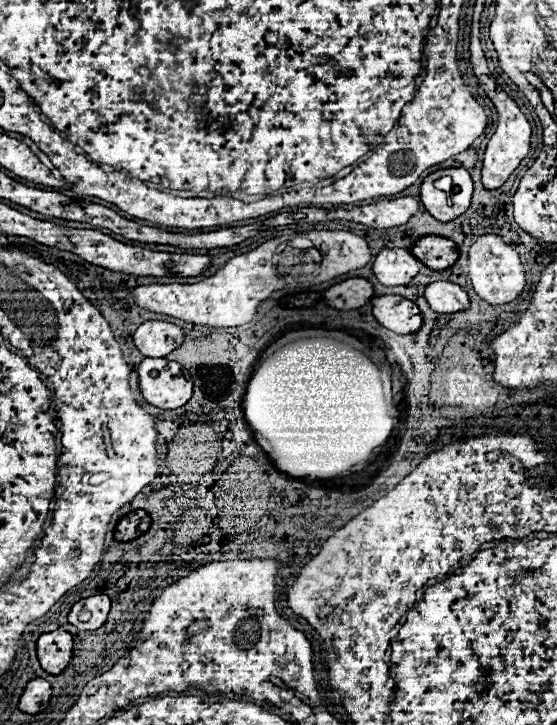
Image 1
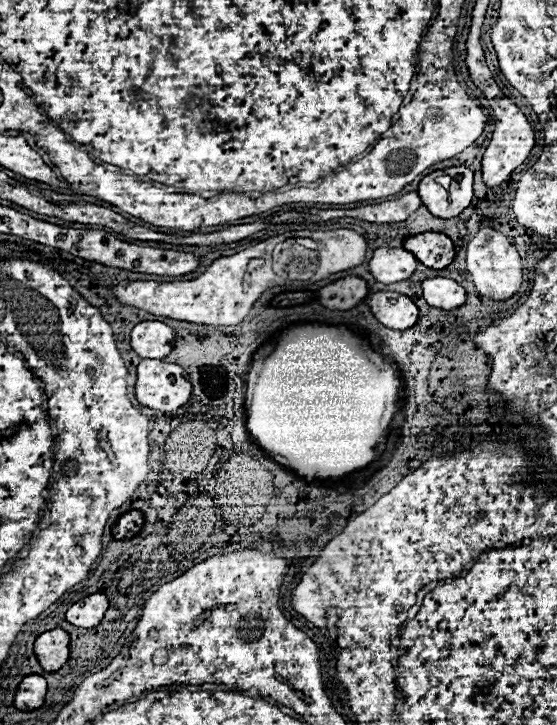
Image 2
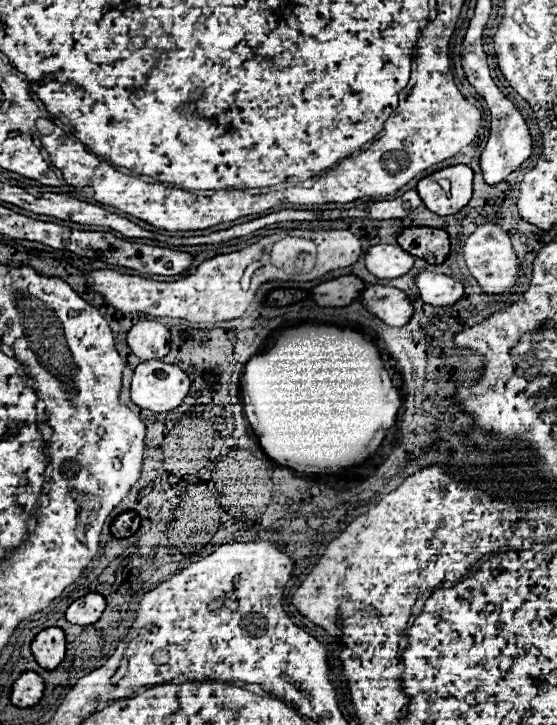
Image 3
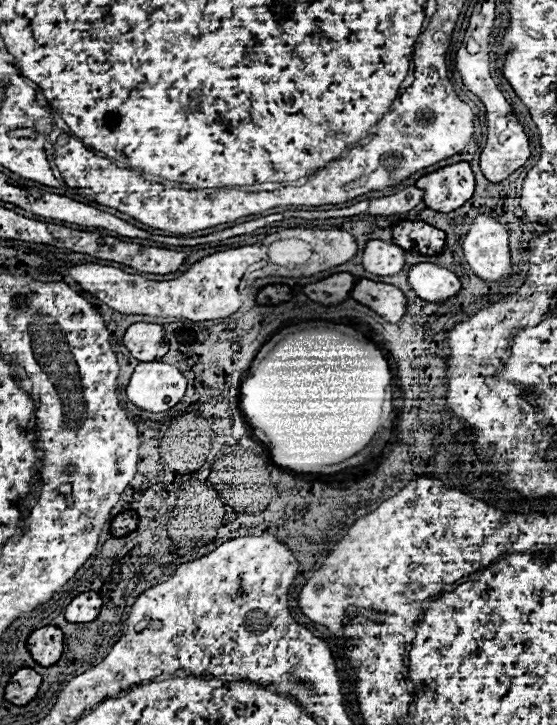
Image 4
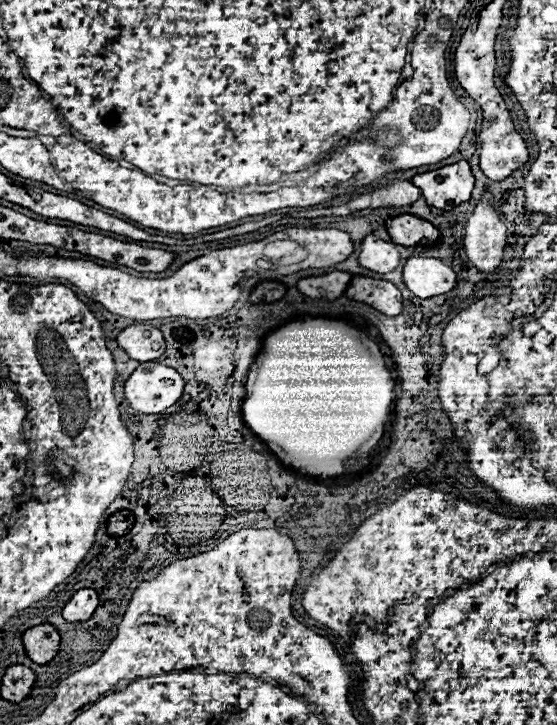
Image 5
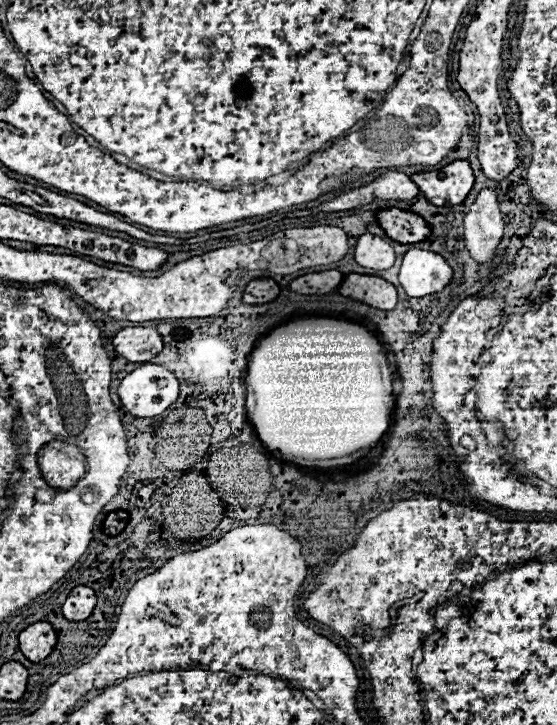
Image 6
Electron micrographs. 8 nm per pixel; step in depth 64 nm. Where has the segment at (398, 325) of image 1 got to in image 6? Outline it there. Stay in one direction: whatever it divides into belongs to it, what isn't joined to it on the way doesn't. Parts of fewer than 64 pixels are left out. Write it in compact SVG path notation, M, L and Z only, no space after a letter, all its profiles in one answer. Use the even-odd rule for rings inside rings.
M348 274L338 290L342 296L352 296L352 300L370 304L380 310L394 310L398 304L398 292L394 284L376 278L376 276L362 276L362 274Z

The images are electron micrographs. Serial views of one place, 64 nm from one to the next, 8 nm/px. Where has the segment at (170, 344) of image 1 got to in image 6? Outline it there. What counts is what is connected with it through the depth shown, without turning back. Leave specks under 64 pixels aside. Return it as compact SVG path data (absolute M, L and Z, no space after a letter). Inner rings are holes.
M136 326L122 328L114 340L114 348L130 362L150 362L154 356L162 352L162 336L156 328Z

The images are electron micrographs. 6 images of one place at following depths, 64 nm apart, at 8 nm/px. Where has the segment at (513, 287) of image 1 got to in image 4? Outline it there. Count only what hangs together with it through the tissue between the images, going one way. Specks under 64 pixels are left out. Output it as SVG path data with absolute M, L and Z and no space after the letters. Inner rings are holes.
M486 214L474 220L464 240L464 254L474 274L482 278L488 286L494 282L508 282L514 272L510 260L508 232L500 222Z

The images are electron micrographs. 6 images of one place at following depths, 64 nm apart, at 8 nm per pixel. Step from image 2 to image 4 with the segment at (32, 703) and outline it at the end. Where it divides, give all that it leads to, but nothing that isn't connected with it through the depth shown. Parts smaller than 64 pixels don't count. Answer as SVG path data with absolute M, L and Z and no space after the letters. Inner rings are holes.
M20 668L12 674L6 686L6 700L16 706L26 706L36 698L40 684L42 684L40 674L36 674L32 668Z

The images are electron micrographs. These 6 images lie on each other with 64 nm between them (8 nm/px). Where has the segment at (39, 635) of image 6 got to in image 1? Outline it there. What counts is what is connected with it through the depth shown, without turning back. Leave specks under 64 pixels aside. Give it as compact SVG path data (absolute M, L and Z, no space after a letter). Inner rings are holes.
M62 628L42 634L36 650L40 666L50 674L60 674L72 660L72 634Z

